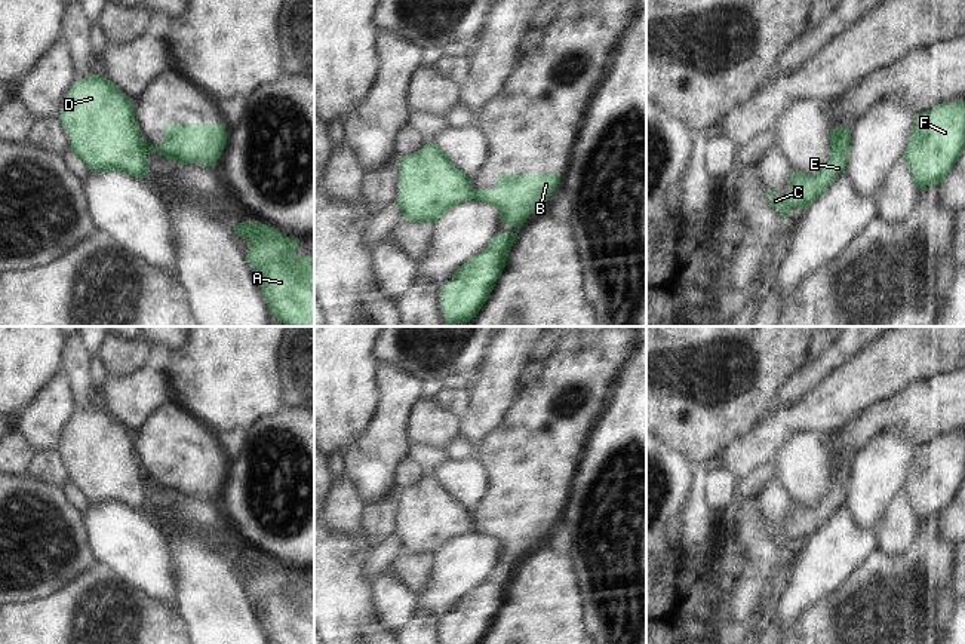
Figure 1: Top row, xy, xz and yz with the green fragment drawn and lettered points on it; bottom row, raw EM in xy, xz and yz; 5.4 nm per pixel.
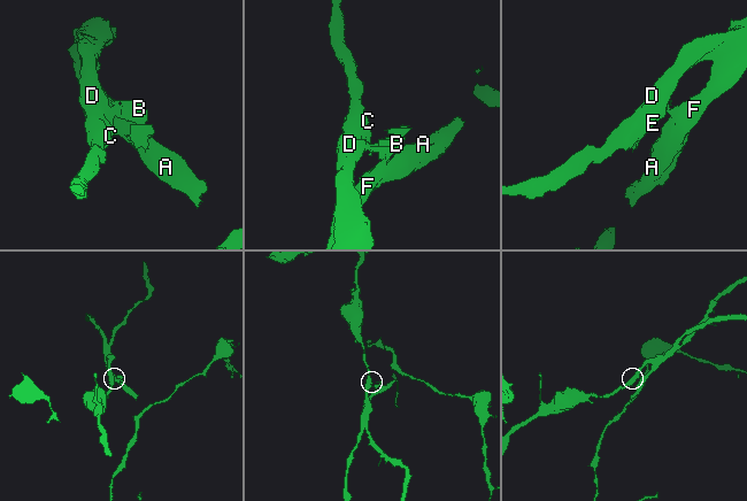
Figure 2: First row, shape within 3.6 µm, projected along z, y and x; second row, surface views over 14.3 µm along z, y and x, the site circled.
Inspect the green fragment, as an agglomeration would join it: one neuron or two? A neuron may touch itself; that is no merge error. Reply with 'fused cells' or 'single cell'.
fused cells

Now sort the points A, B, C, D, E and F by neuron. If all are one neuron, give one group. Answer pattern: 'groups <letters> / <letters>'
groups A B F / C D E

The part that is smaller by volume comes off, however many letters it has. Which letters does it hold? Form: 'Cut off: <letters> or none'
Cut off: A, B, F

